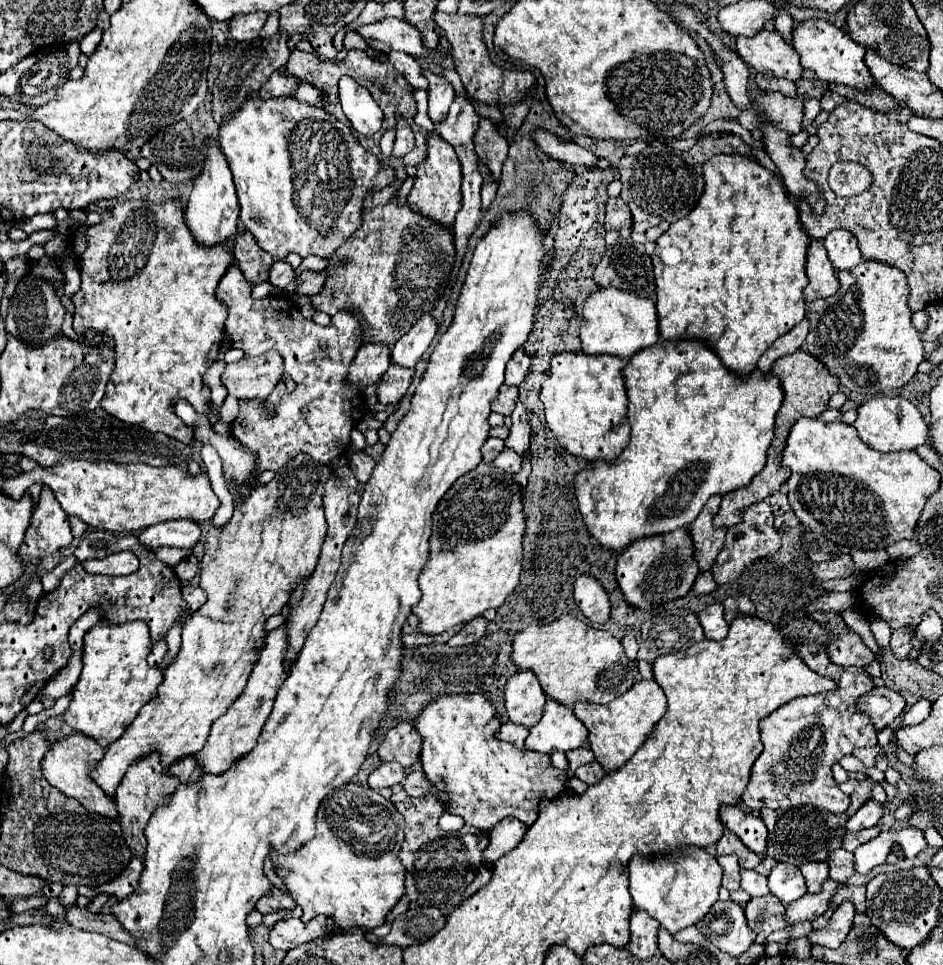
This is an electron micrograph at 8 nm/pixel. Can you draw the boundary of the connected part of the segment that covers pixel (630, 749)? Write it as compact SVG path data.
M642 679L634 683L624 695L616 697L614 701L606 705L576 703L572 709L590 733L588 741L590 741L590 749L594 751L596 761L606 771L614 771L622 767L636 753L636 749L644 743L644 739L654 729L656 721L666 713L666 695L658 687L658 683L654 683L654 679L648 679L648 681Z

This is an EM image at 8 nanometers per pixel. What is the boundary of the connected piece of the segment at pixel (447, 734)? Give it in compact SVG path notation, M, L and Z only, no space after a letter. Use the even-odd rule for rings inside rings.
M458 693L458 695L442 695L434 699L434 703L426 705L426 711L418 715L414 721L416 731L422 735L422 751L420 751L420 763L426 771L426 777L440 789L450 795L448 813L460 815L466 825L472 825L480 831L490 831L498 821L504 817L516 817L526 825L532 825L538 819L538 805L540 799L556 799L560 793L564 793L566 773L556 769L550 763L548 755L534 753L534 751L522 751L516 749L510 743L498 741L496 733L500 727L500 717L490 701L486 701L484 695L478 693Z

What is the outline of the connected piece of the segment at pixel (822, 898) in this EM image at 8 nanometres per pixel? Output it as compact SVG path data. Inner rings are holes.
M828 879L824 883L824 889L820 893L806 893L800 899L796 899L796 903L786 905L786 927L782 931L776 931L772 935L768 935L768 943L782 943L790 939L790 933L794 929L796 923L800 921L814 921L816 917L820 917L826 909L828 909L828 901L836 891L836 883L832 879Z

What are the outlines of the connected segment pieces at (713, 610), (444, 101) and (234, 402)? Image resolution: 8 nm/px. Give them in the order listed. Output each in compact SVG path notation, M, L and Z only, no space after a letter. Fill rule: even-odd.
M720 603L708 605L704 611L698 613L698 619L704 627L704 637L712 641L722 641L728 635L730 625L724 619L724 607Z
M424 69L424 77L430 81L430 87L428 87L428 115L430 115L432 123L440 123L442 119L446 119L450 103L456 99L454 87L446 77L442 77L434 71Z
M226 397L222 407L220 407L220 421L222 423L230 423L236 415L238 415L238 399Z

